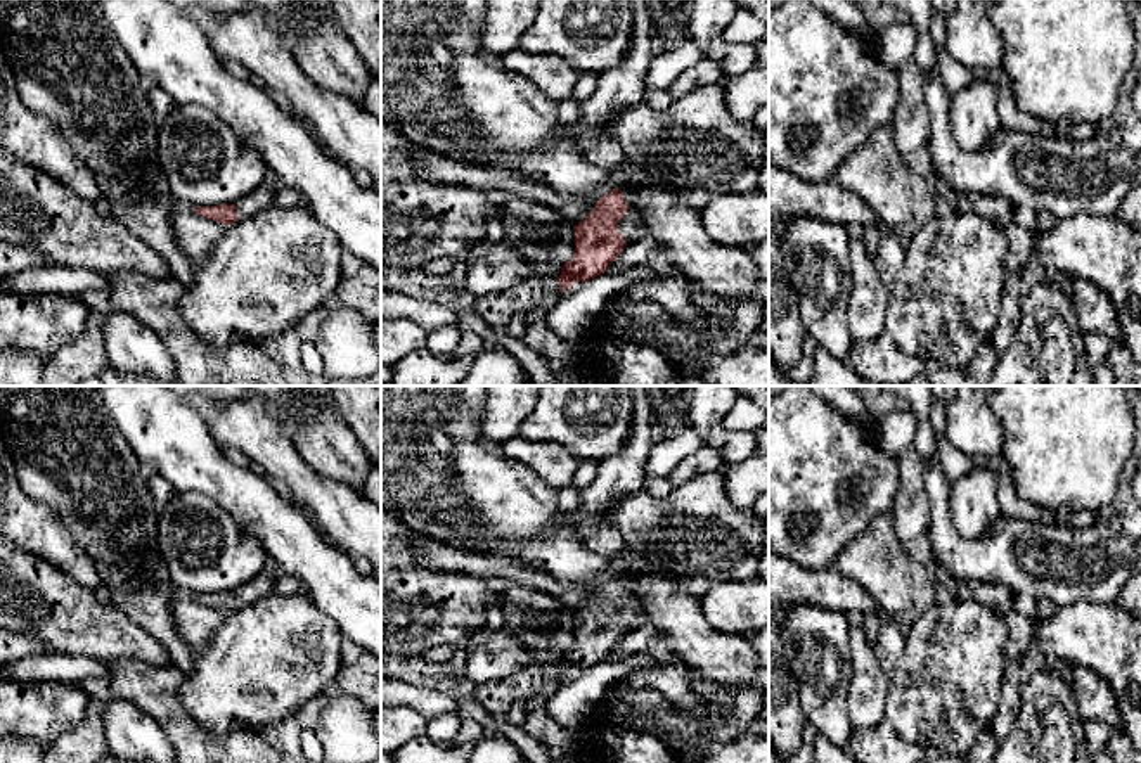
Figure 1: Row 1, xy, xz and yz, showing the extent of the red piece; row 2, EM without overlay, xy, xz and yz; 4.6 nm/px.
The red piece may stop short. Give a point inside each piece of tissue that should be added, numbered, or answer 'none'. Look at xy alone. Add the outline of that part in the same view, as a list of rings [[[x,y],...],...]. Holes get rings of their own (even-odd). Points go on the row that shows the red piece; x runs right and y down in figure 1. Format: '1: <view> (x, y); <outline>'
1: xy (260, 198); [[[270,176],[260,187],[256,187],[253,192],[249,192],[246,197],[237,201],[234,204],[235,211],[237,211],[237,220],[249,218],[255,213],[258,213],[260,209],[272,206],[274,196],[275,196],[279,185],[280,183],[274,176]]]

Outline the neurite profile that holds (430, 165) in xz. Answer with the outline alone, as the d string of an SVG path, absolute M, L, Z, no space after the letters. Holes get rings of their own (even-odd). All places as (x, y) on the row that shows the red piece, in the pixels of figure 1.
M416 145L412 166L422 178L469 187L481 192L502 190L558 209L570 223L582 221L596 206L590 199L571 199L547 189L518 171L464 163L457 157L438 154L428 147Z

